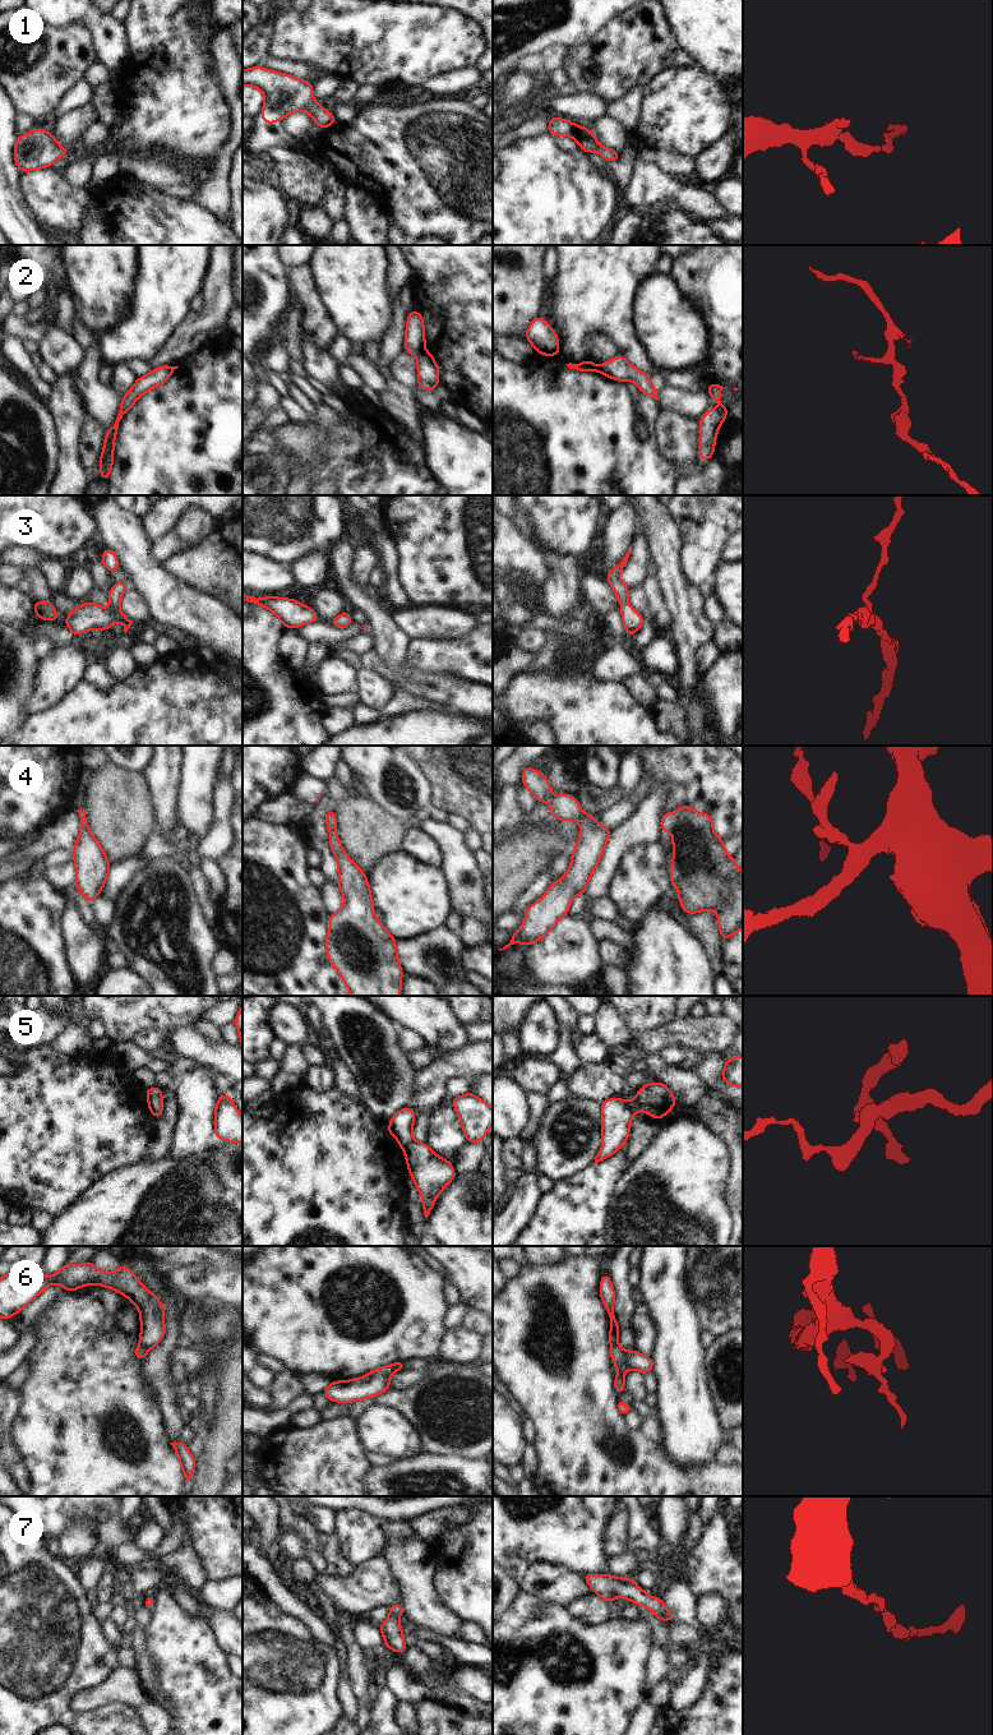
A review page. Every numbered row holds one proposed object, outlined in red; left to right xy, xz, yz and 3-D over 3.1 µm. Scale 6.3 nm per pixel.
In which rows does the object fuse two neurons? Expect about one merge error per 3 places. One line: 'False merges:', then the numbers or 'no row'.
False merges: 2, 5, 6

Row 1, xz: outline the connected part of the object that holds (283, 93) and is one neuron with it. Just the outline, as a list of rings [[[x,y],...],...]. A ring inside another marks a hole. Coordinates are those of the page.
[[[254,66],[243,70],[243,86],[258,88],[264,94],[262,120],[265,124],[281,121],[288,114],[306,111],[318,126],[325,129],[337,121],[313,97],[313,83],[292,75]]]

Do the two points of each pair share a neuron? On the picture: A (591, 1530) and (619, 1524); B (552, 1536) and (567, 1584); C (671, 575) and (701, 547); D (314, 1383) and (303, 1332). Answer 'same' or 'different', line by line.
A: different
B: different
C: different
D: different

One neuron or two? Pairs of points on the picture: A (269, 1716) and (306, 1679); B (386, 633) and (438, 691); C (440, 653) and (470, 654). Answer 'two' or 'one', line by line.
A: one
B: two
C: one

